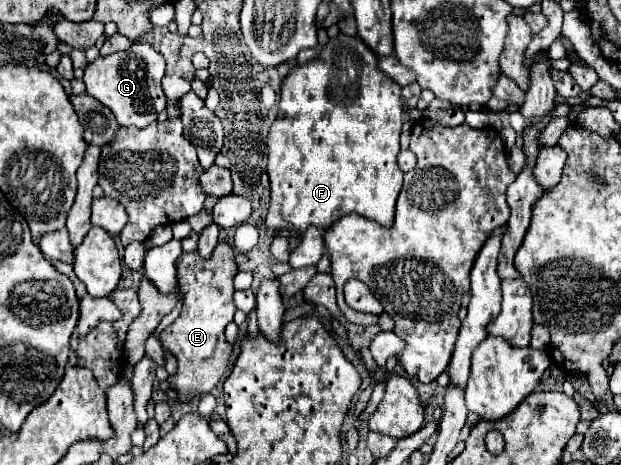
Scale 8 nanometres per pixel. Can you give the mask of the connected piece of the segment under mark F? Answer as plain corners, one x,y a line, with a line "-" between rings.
342,31
328,39
316,59
290,69
282,81
278,117
268,135
266,173
272,183
268,229
276,233
280,227
286,227
290,231
290,247
294,247
308,225
326,229
348,213
378,221
382,227
394,223
394,205
404,175
396,163
402,127
400,91
402,87
378,67
378,55
358,35
352,37

